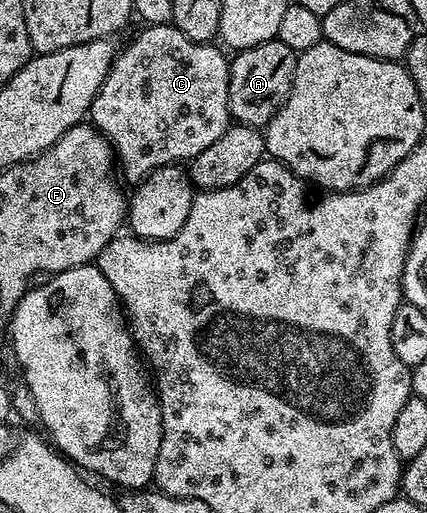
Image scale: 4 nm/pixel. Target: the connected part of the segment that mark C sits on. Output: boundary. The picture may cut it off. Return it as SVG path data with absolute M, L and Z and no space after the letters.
M171 23L144 26L141 29L141 32L125 48L123 45L119 49L116 59L112 61L112 69L106 74L90 109L92 127L98 129L108 139L108 143L112 145L113 153L118 157L119 167L120 164L124 167L124 176L126 179L132 180L131 182L139 182L159 168L192 161L195 156L202 154L202 150L206 150L206 146L214 146L214 142L218 142L218 138L222 138L222 134L230 126L230 113L228 111L228 95L230 94L229 57L227 55L224 57L215 48L217 46L215 43L199 44L190 38L186 38L186 34L182 34L182 30L178 30Z

